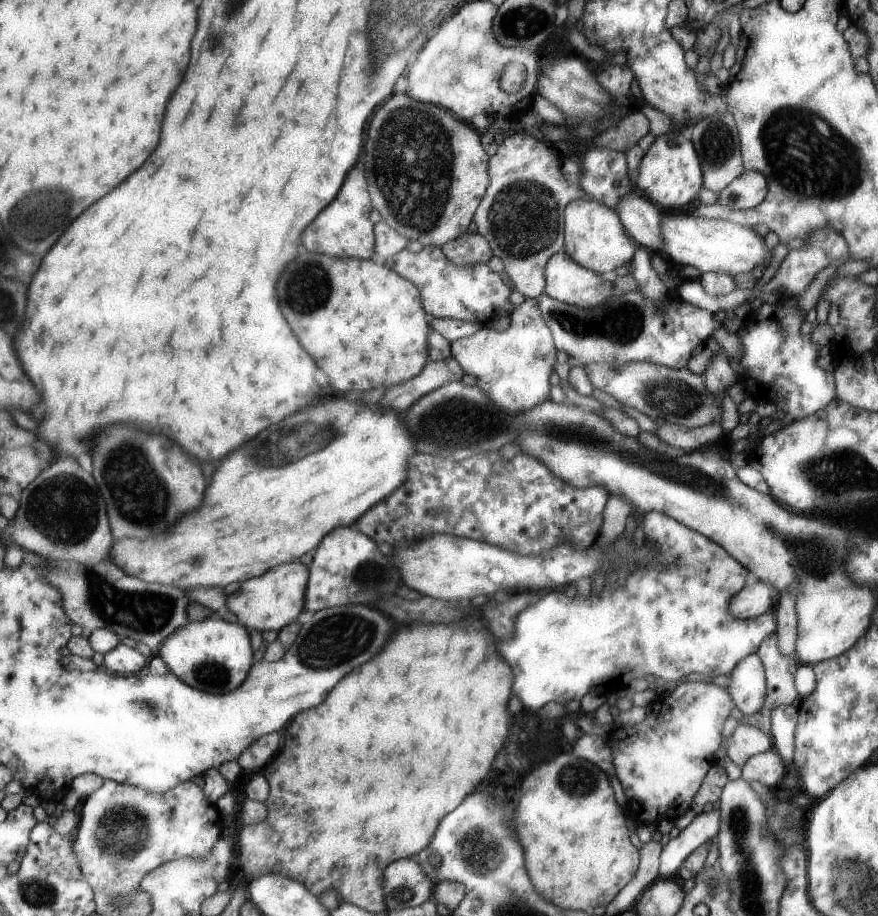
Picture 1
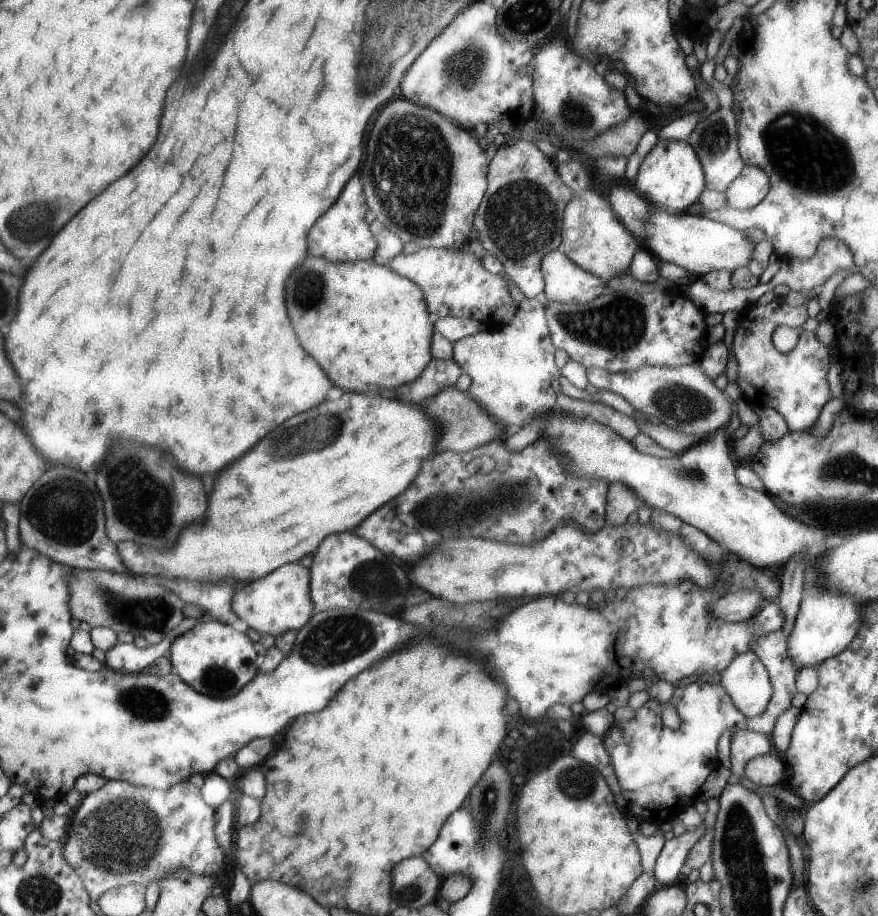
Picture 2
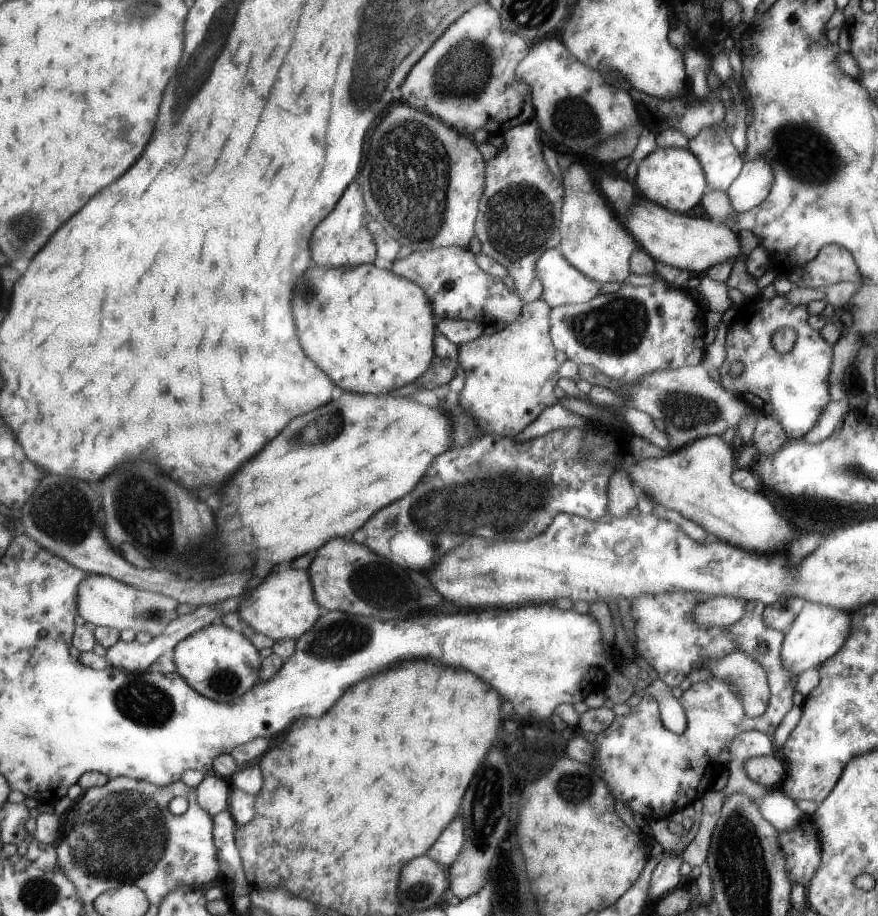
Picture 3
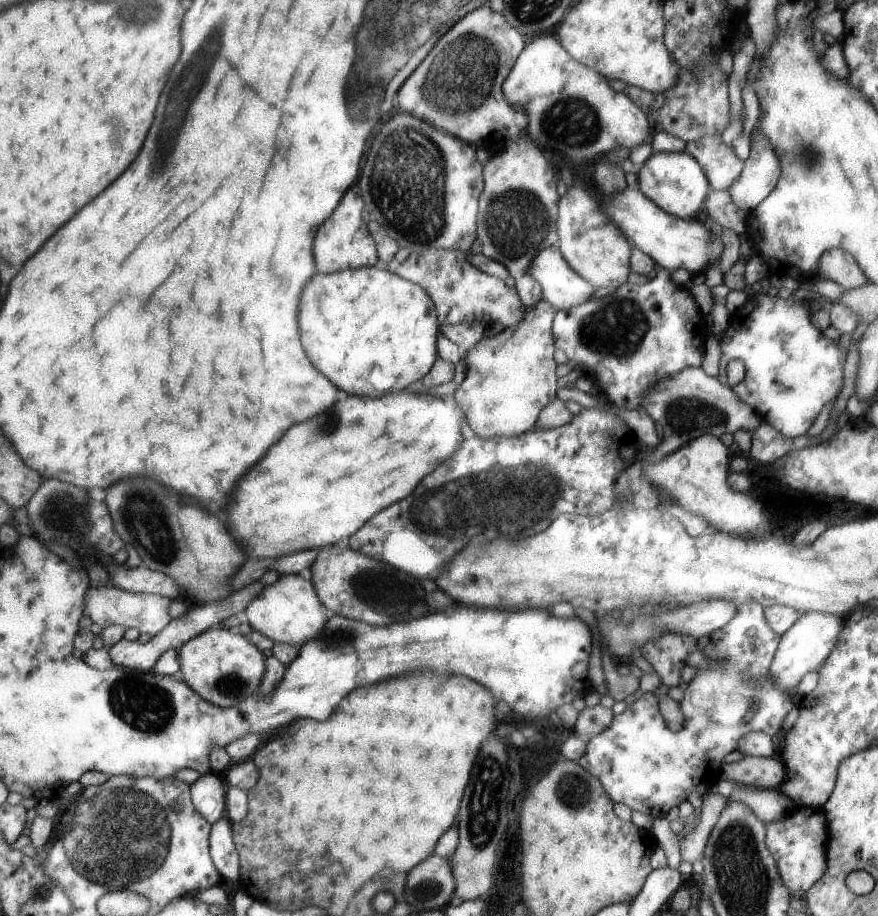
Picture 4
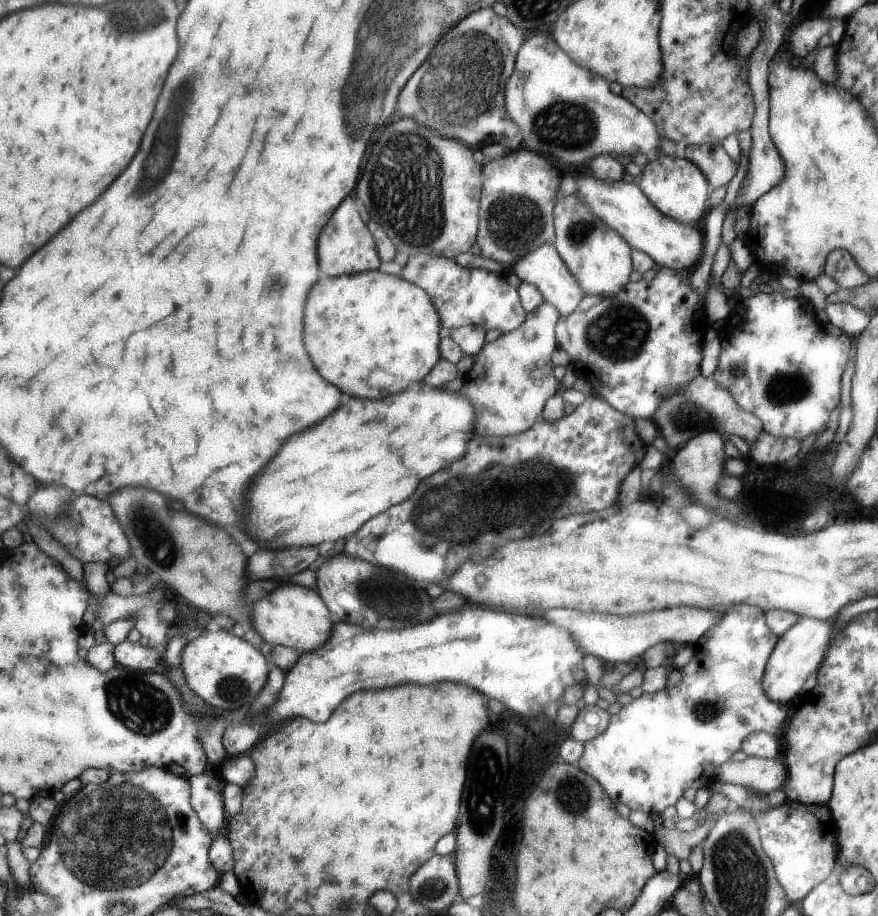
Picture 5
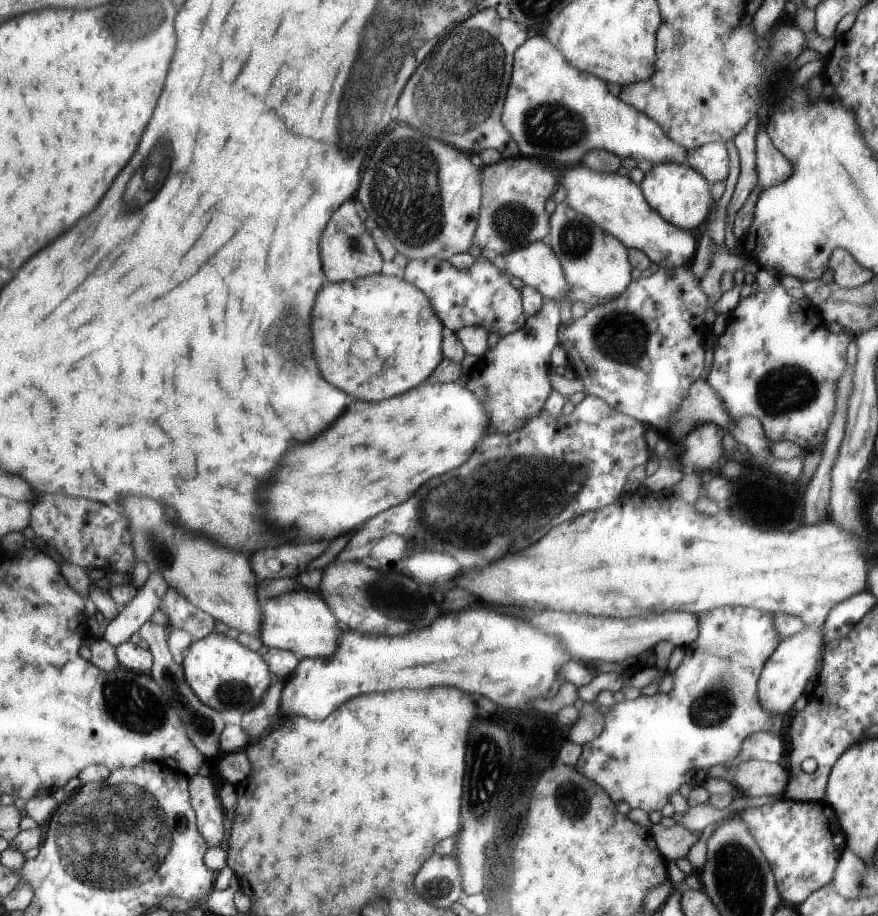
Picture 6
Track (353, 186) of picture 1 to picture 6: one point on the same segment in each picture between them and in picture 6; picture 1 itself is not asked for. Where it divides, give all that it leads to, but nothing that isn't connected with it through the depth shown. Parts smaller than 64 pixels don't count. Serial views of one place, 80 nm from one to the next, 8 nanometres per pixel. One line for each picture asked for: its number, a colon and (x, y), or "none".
2: (343, 234)
3: (344, 239)
4: (345, 242)
5: (347, 245)
6: (349, 251)

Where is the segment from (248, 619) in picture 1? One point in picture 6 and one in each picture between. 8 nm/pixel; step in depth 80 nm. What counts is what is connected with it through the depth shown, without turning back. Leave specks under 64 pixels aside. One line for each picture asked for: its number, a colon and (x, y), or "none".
2: (282, 600)
3: (284, 605)
4: (290, 610)
5: (292, 615)
6: (301, 621)

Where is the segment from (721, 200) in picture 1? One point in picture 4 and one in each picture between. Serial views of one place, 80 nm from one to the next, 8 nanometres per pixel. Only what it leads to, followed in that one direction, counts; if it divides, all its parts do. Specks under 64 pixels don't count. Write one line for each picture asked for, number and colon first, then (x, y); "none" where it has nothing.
2: (750, 188)
3: (752, 185)
4: (761, 171)

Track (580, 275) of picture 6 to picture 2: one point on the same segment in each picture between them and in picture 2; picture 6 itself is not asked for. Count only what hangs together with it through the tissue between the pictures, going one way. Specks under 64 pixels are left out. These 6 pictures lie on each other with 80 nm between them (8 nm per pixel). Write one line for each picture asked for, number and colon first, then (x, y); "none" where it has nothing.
2: (593, 237)
3: (592, 239)
4: (595, 248)
5: (597, 256)

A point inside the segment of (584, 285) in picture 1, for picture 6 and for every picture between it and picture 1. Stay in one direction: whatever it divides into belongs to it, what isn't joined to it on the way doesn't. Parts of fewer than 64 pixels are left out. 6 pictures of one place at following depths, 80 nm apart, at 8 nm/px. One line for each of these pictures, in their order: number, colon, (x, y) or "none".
2: (565, 282)
3: (563, 284)
4: (563, 288)
5: (544, 268)
6: (535, 264)

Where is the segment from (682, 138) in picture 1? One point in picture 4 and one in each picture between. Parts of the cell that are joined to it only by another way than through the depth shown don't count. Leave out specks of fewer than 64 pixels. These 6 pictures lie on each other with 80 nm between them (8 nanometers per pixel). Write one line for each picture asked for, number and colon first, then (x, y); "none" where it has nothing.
2: (669, 175)
3: (670, 176)
4: (674, 181)

